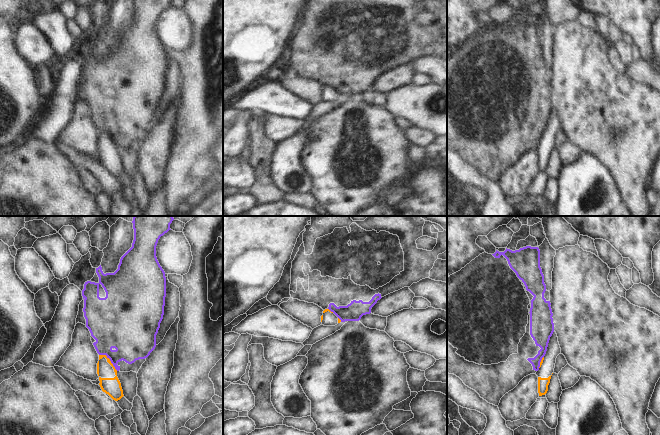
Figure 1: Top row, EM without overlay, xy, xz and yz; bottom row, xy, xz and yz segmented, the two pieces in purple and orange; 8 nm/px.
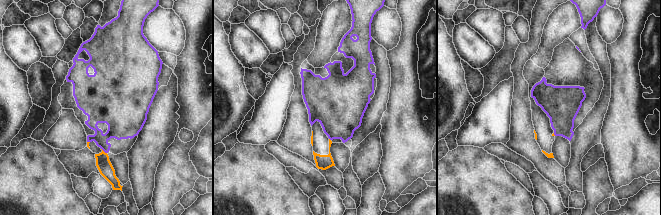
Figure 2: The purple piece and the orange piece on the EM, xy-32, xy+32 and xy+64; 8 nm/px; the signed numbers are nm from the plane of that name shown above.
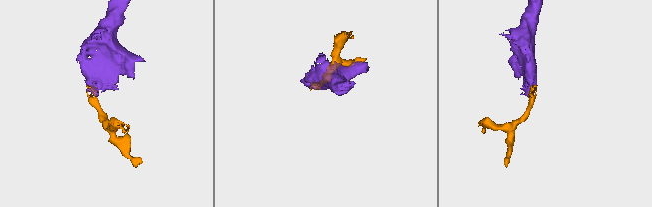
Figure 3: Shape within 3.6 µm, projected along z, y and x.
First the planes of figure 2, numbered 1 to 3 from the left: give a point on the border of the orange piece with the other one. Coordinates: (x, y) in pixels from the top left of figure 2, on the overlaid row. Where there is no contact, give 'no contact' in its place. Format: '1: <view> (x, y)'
1: xy-32 (104, 151)
2: no contact
3: xy+64 (554, 134)

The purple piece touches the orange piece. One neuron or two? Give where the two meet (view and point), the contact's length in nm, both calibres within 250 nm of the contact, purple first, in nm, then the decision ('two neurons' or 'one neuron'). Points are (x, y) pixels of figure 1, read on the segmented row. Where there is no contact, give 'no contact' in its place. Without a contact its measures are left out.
meets purple in xy at (110, 360); contact 200 nm long; 320 nm thick on the purple side, 140 nm on the other; two neurons

